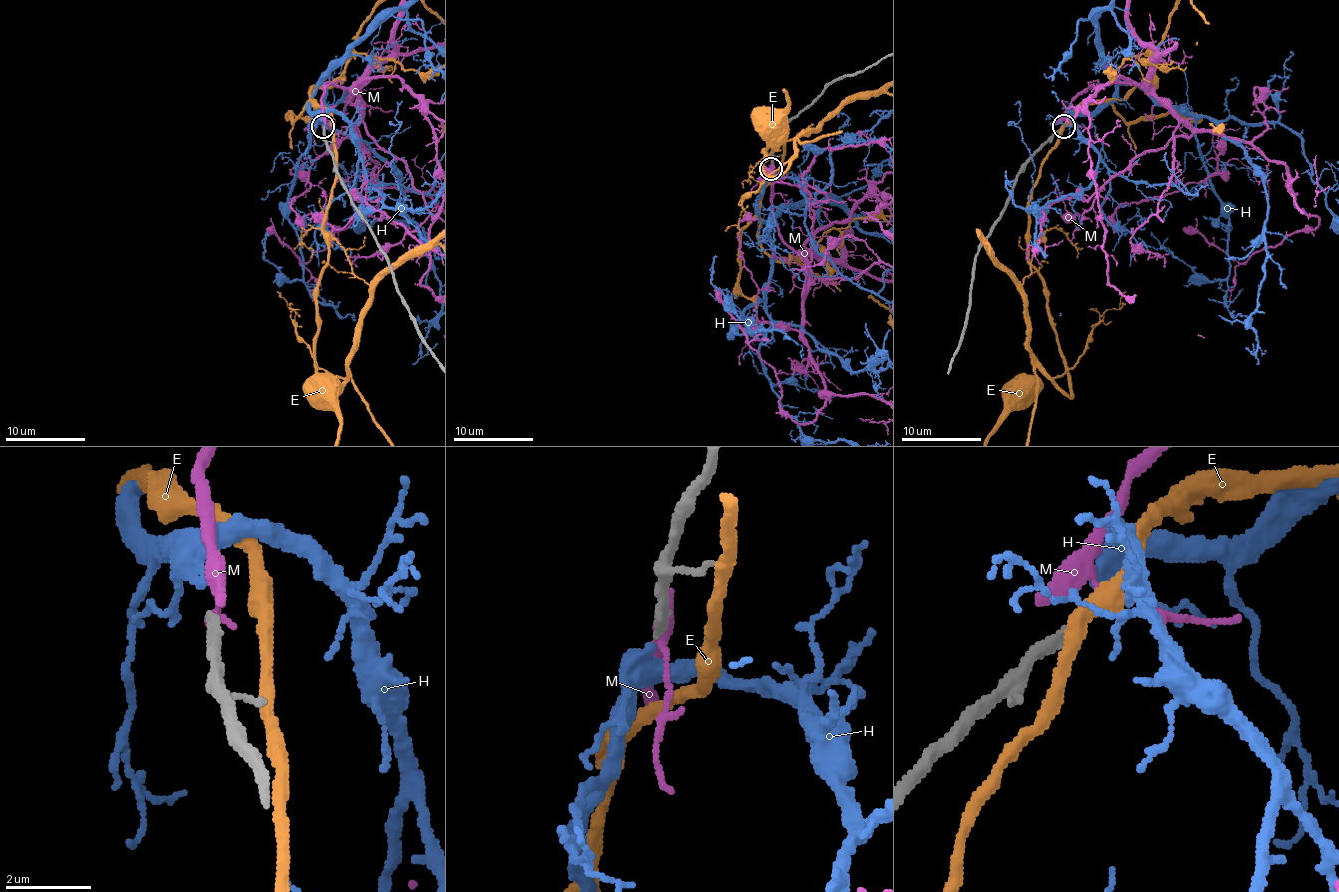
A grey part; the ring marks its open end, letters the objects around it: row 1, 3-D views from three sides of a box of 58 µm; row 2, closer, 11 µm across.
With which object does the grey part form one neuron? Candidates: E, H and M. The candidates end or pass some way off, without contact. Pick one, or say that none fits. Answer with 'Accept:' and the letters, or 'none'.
Accept: H

